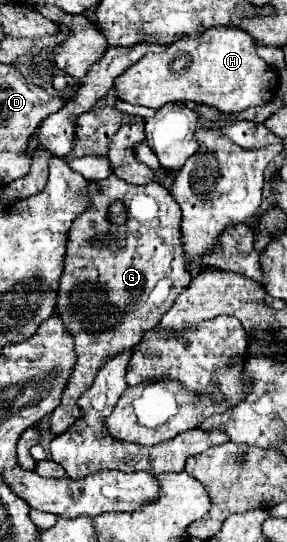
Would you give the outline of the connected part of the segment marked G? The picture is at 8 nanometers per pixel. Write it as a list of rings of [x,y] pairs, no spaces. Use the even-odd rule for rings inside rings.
[[[112,173],[108,179],[92,181],[88,185],[88,195],[94,205],[84,211],[70,229],[68,255],[56,303],[56,315],[66,323],[76,341],[78,363],[68,381],[60,407],[56,407],[50,415],[50,431],[54,435],[62,435],[64,431],[68,431],[68,427],[74,425],[74,421],[82,417],[78,399],[94,383],[96,371],[108,359],[124,353],[126,349],[134,349],[140,343],[144,331],[160,323],[162,315],[172,307],[176,295],[184,291],[184,287],[188,287],[188,283],[192,281],[190,271],[184,267],[184,245],[180,243],[182,215],[170,191],[166,191],[160,183],[148,183],[144,187],[130,185]],[[116,199],[124,201],[126,205],[127,218],[124,225],[114,225],[108,221],[108,207]]]

